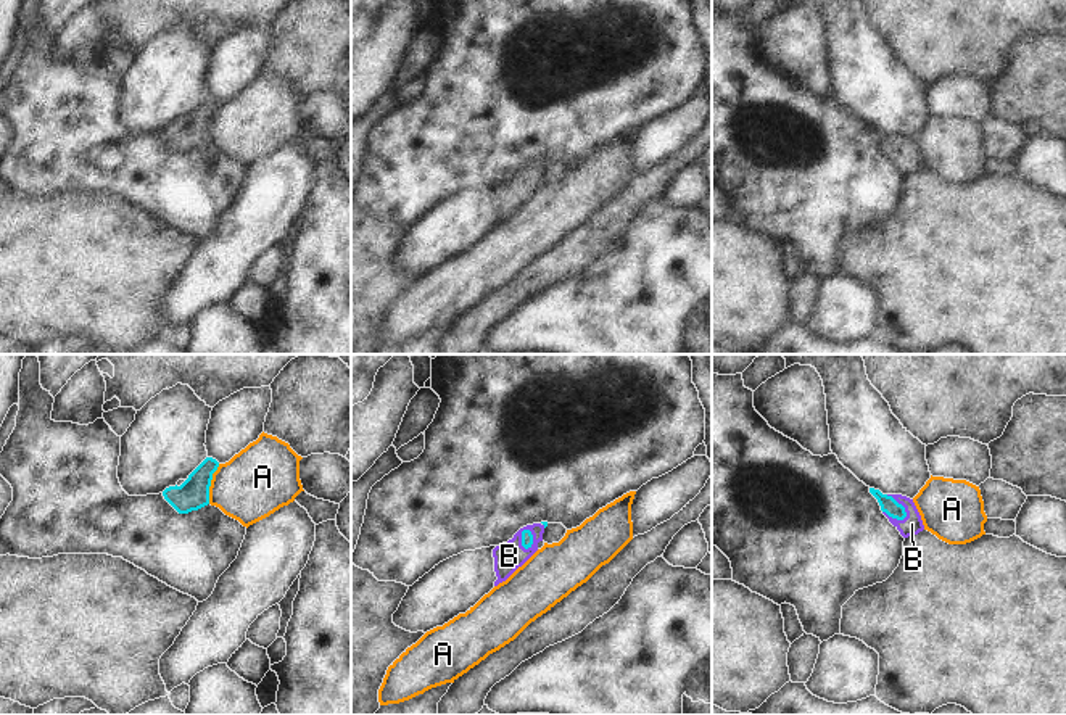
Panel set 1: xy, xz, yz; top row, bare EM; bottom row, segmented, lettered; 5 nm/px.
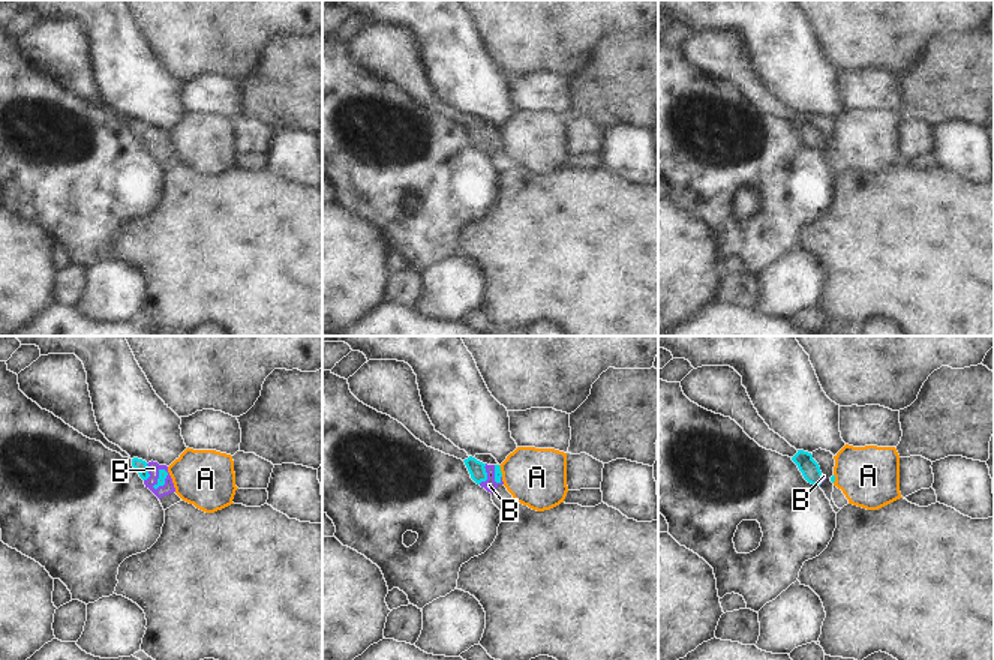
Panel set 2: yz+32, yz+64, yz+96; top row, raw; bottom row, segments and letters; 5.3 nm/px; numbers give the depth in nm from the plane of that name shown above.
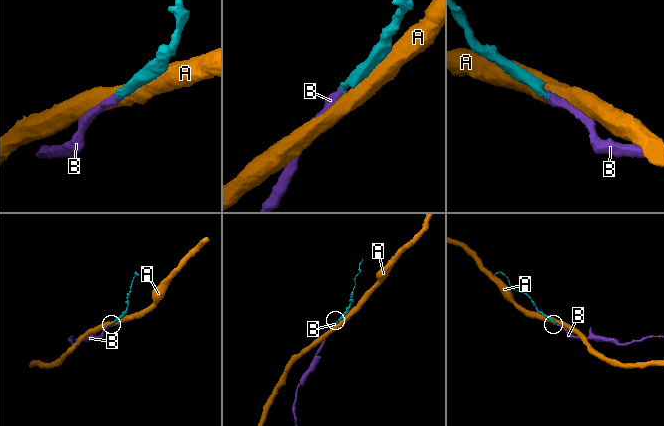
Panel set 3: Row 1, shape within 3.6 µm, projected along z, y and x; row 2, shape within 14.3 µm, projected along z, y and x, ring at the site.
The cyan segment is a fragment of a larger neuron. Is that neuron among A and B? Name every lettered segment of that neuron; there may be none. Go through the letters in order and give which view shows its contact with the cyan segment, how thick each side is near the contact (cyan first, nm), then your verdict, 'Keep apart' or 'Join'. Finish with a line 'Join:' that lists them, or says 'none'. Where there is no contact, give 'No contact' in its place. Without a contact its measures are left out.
A: Touches cyan in xy. Thickness 160 nm (cyan) against 340 nm. Keep apart
B: Touches cyan in yz. Thickness 80 nm (cyan) against 100 nm. Join
Join: B.

